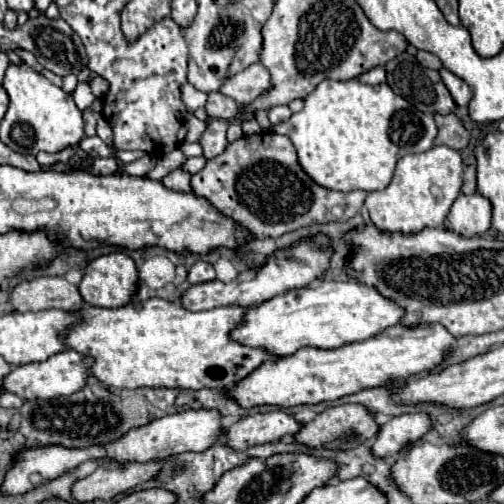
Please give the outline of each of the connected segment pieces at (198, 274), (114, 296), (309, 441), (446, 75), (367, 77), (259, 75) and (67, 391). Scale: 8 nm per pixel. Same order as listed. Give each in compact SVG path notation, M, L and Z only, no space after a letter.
M198 261L190 267L188 271L188 281L192 285L198 285L198 283L208 283L208 281L214 281L216 279L216 271L210 263L204 263L204 261Z
M116 251L116 253L100 255L86 265L78 291L84 299L84 303L88 303L88 305L118 309L118 307L130 303L130 299L136 293L136 285L138 285L138 271L134 269L134 261L128 255Z
M336 405L336 407L324 409L312 421L304 423L300 431L294 435L294 441L312 449L344 451L370 441L376 433L378 433L378 425L372 421L372 415L366 411L364 405Z
M440 69L440 75L442 75L442 81L446 83L452 99L456 101L456 105L466 107L470 103L470 99L474 97L474 93L470 91L470 85L464 79L458 79L458 75L454 75L448 69Z
M374 67L370 71L366 71L362 77L360 77L362 83L370 83L370 85L378 85L378 83L384 83L386 81L386 69L384 67Z
M254 63L238 75L230 75L226 83L220 87L220 93L232 97L238 105L252 103L260 93L270 87L270 73L264 65Z
M66 349L66 351L60 351L52 357L48 357L46 361L14 367L10 371L10 375L6 375L6 379L2 379L2 389L18 395L22 399L54 399L54 397L62 397L62 395L72 395L84 387L86 377L88 377L88 365L92 365L90 357L78 355L74 349Z

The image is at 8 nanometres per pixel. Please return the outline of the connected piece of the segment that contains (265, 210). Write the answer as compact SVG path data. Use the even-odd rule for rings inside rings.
M266 131L230 143L224 153L210 159L200 173L192 175L190 185L196 195L206 197L220 213L238 221L258 239L280 237L312 223L348 221L366 199L366 191L340 193L316 185L298 165L292 141L286 135Z

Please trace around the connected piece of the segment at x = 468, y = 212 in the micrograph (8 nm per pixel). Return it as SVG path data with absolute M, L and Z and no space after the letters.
M478 193L460 195L448 213L450 229L462 237L476 237L488 233L490 219L492 219L492 205Z

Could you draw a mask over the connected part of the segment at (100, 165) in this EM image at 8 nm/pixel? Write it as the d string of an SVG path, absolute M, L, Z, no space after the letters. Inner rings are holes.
M114 157L94 159L94 163L92 163L92 175L112 175L116 171L118 171L118 165L116 165Z

